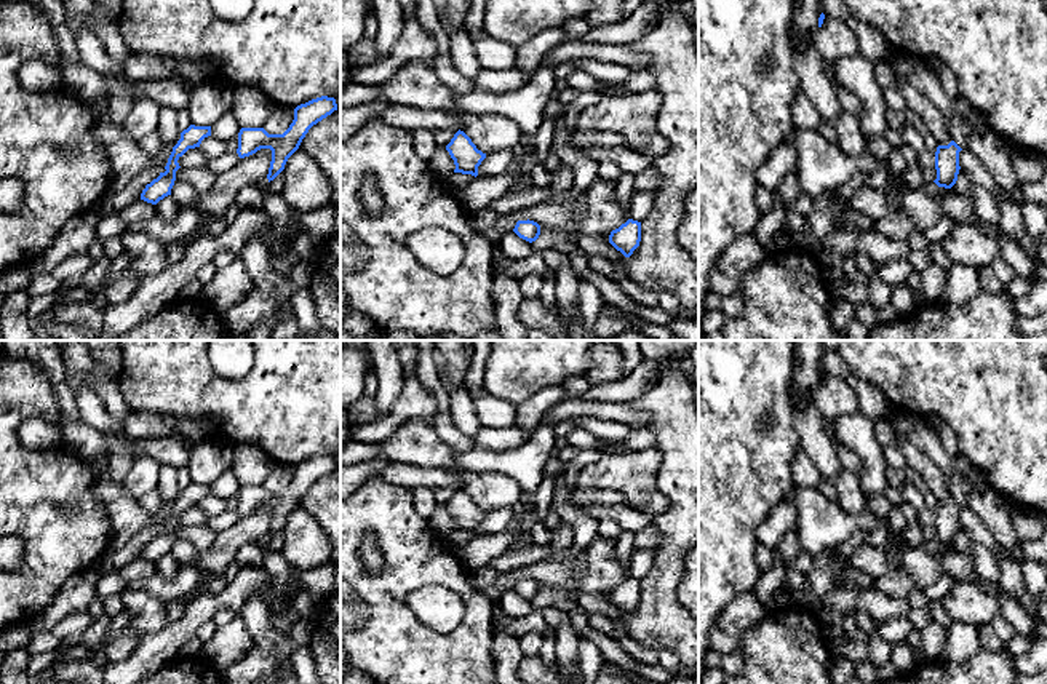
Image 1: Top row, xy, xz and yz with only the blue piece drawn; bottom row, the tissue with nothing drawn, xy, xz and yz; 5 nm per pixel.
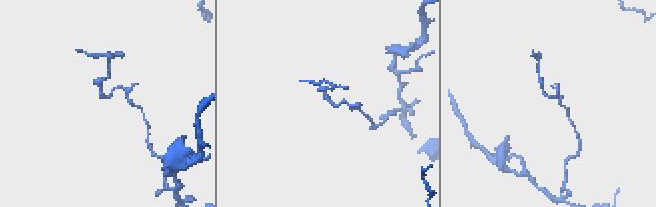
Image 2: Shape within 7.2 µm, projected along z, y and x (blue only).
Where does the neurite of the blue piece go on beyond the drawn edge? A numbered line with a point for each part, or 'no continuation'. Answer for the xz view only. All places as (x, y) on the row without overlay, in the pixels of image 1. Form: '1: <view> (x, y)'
no continuation

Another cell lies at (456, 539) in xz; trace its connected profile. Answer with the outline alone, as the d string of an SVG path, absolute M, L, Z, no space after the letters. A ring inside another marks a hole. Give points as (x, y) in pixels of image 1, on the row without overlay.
M452 531L444 537L444 543L449 545L454 551L465 547L473 540L475 534L472 532L462 532L462 531Z

